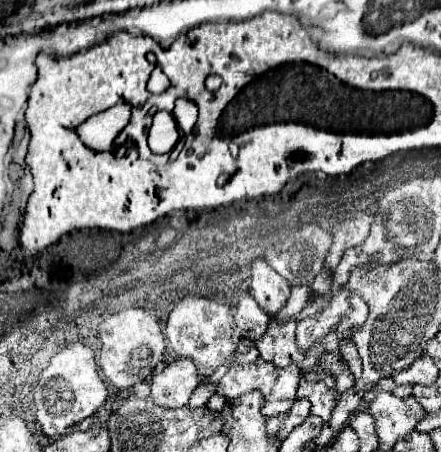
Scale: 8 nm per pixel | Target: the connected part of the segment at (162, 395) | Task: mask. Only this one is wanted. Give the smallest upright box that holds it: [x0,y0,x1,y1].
[151,358,201,408]

